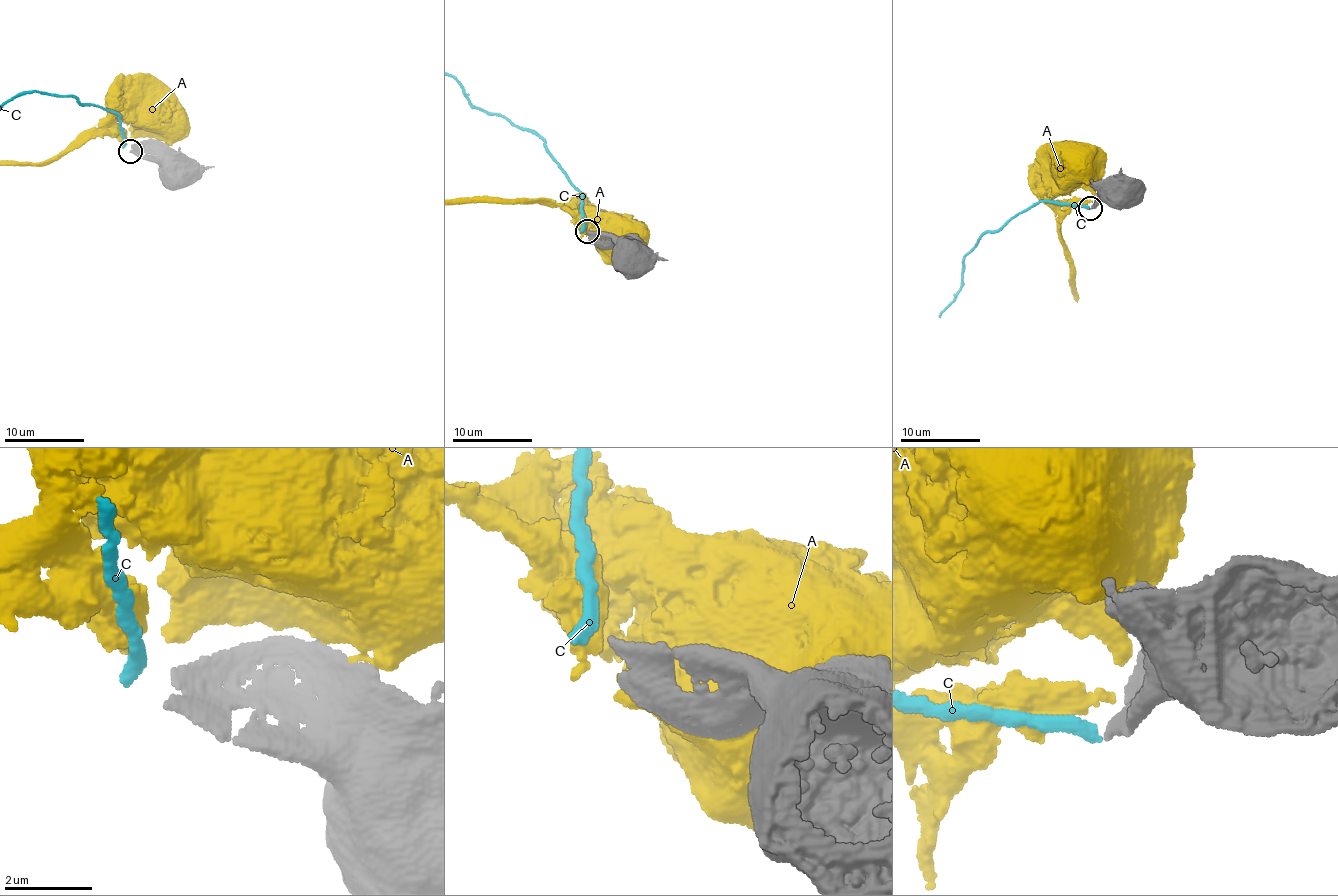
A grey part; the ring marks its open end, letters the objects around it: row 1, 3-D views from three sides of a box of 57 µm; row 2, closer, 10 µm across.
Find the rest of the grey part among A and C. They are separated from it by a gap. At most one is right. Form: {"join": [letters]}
{"join": []}

